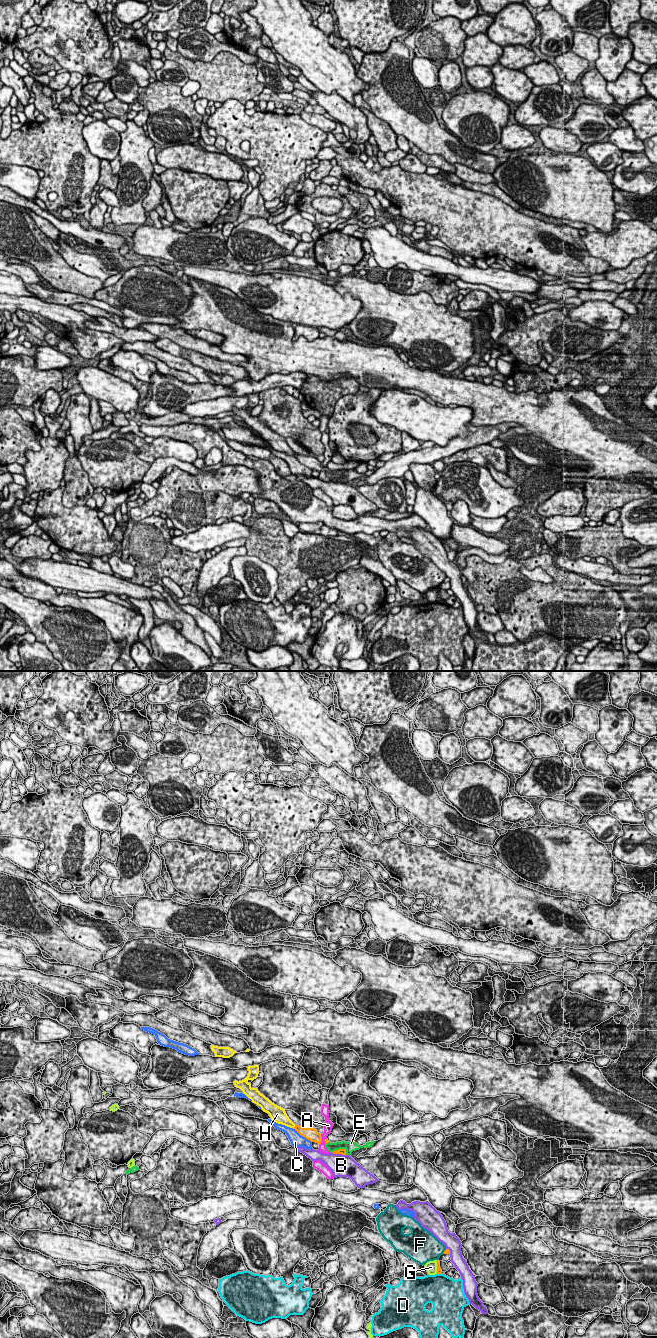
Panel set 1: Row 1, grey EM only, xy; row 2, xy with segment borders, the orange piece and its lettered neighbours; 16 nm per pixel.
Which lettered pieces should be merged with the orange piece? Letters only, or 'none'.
none

